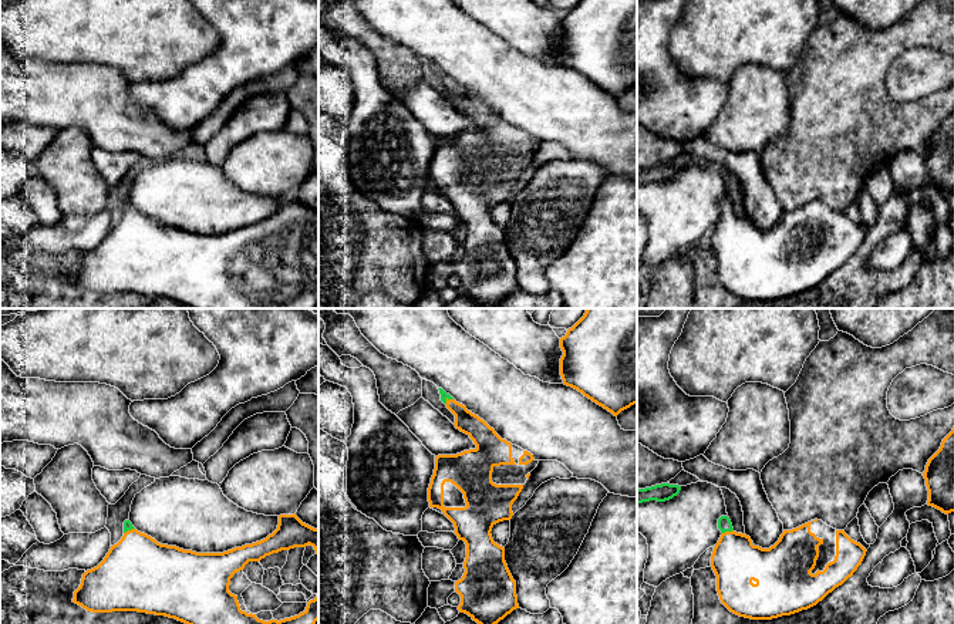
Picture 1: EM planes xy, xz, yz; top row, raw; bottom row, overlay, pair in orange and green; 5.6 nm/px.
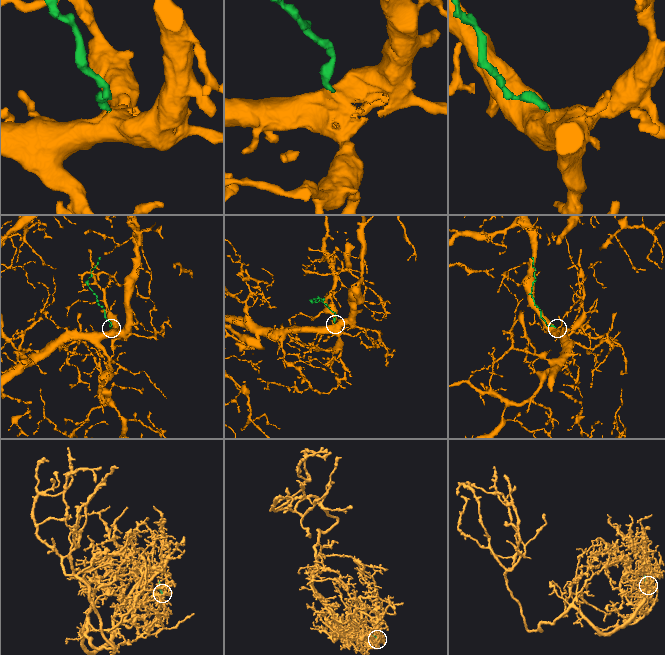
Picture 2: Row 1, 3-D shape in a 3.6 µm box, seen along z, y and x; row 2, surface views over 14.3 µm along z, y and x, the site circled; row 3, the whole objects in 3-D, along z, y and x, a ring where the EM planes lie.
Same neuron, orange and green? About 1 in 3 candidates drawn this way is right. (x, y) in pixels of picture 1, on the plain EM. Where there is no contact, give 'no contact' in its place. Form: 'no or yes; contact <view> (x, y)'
yes; contact yz (727, 213)

